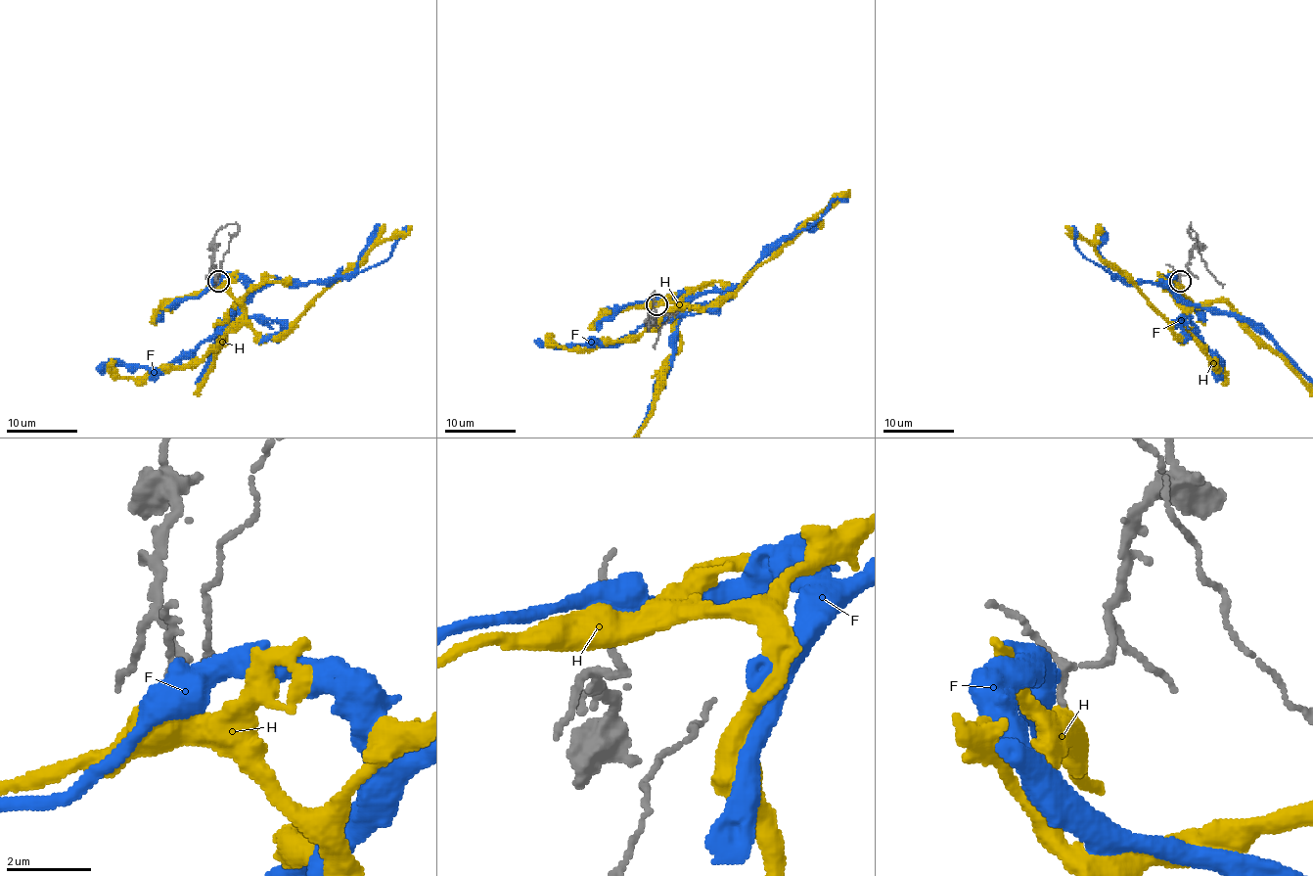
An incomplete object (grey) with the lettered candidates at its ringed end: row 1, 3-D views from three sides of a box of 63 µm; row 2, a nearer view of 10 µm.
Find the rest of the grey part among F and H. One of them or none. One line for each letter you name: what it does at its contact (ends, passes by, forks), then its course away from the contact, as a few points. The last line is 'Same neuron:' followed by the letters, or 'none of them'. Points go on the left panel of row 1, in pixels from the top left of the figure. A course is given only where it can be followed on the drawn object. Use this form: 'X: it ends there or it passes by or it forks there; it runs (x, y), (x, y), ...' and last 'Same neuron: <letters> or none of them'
Same neuron: none of them

